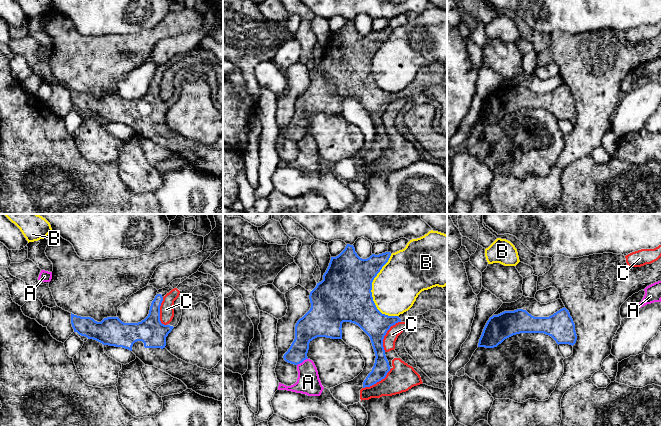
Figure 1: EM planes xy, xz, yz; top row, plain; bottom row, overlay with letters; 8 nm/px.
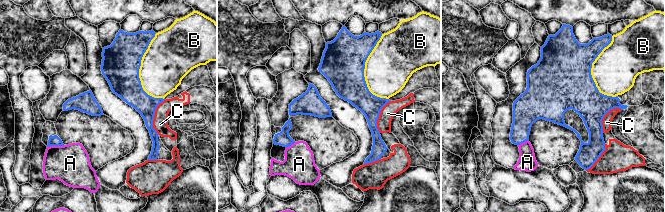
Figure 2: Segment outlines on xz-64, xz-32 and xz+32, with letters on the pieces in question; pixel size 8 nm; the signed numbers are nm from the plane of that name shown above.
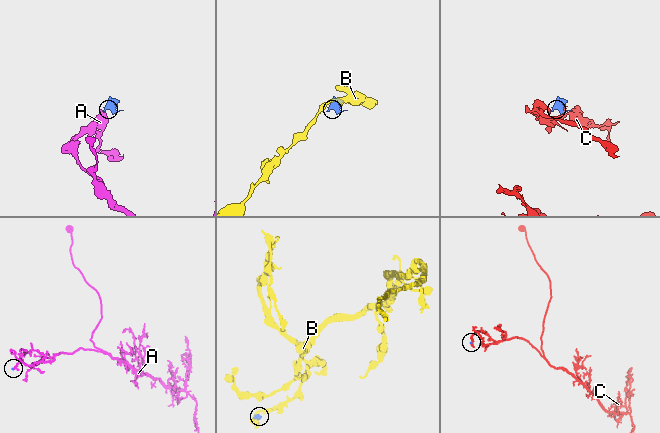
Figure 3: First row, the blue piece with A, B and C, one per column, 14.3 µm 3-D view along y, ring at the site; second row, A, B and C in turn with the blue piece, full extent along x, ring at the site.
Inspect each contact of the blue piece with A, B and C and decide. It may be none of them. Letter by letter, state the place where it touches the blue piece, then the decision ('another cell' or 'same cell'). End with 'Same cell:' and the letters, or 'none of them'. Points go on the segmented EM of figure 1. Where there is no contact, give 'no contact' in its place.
A: xz (302, 361) | another cell
B: xz (370, 291) | another cell
C: xz (385, 334) | another cell
Same cell: none of them

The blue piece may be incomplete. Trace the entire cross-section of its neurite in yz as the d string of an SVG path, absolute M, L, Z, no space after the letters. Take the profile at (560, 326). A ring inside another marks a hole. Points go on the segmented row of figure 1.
M565 307L549 317L534 317L526 310L517 309L490 317L478 347L494 348L505 339L520 333L544 333L551 336L558 345L573 346L577 340L575 324Z

